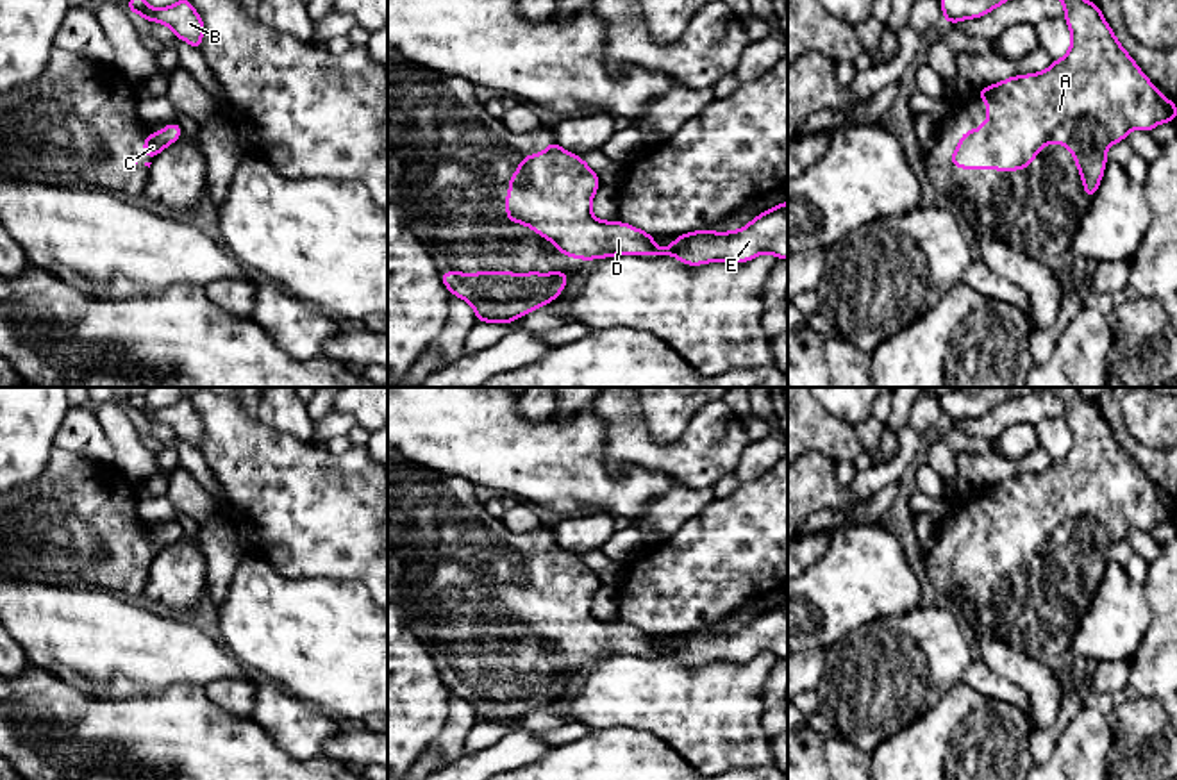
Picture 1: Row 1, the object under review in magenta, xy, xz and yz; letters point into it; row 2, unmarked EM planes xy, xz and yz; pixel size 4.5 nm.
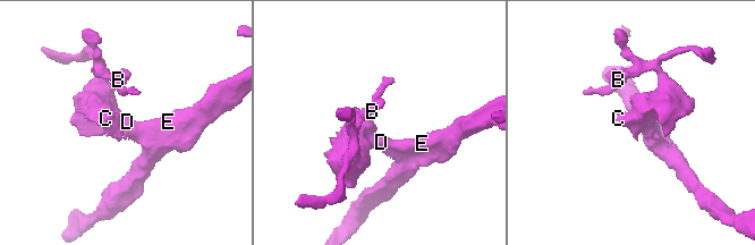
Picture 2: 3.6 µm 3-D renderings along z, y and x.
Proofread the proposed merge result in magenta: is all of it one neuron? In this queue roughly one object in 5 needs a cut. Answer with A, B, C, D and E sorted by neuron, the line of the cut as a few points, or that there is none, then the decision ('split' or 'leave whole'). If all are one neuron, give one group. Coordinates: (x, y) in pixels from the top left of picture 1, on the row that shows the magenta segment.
A B C D E | no cut | leave whole

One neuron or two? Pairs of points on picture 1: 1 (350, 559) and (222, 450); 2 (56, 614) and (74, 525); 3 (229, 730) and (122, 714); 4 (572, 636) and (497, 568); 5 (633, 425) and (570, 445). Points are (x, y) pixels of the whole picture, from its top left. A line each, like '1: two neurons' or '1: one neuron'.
1: one neuron
2: two neurons
3: one neuron
4: one neuron
5: two neurons

